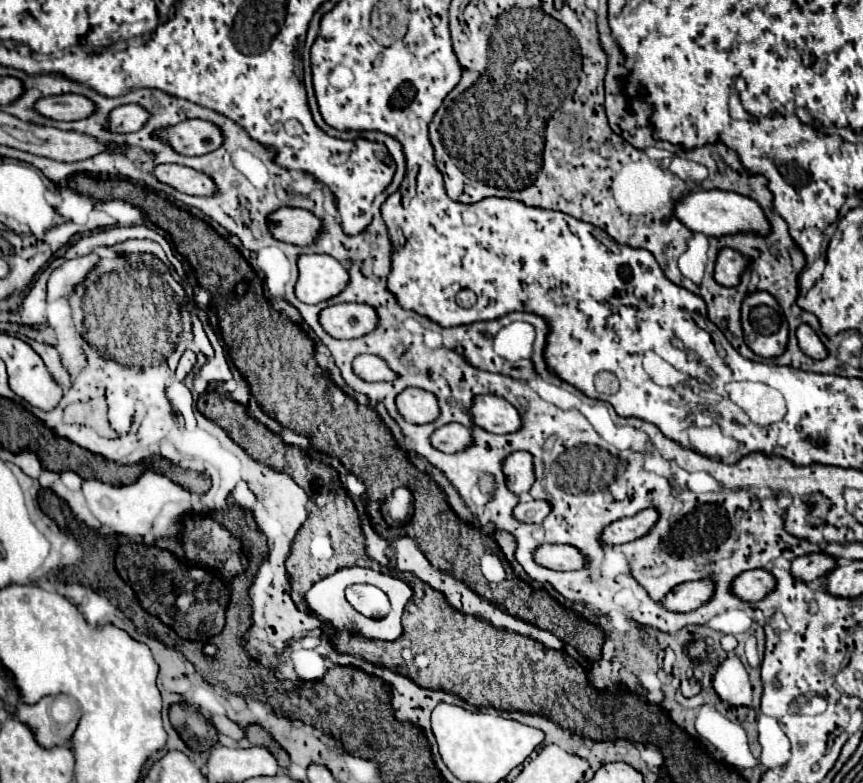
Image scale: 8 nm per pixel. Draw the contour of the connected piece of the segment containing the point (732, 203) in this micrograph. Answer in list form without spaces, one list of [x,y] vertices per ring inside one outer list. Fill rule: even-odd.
[[[690,191],[688,195],[680,197],[674,205],[674,217],[686,225],[690,231],[698,231],[704,235],[720,237],[726,233],[738,233],[738,231],[754,231],[754,233],[766,233],[770,229],[760,205],[752,201],[750,197],[730,193],[730,191]]]

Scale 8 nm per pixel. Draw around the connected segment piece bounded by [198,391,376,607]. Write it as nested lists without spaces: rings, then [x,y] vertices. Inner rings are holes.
[[[208,391],[198,399],[198,409],[202,415],[212,419],[214,423],[222,425],[230,433],[232,427],[232,439],[242,445],[250,457],[262,461],[264,465],[270,465],[272,469],[278,469],[282,473],[288,473],[310,497],[314,497],[314,509],[302,529],[296,533],[292,541],[292,551],[286,561],[286,569],[290,573],[292,581],[292,599],[296,605],[302,605],[302,597],[306,591],[320,579],[336,573],[342,567],[354,567],[354,565],[364,565],[364,567],[374,567],[376,561],[366,555],[366,539],[360,529],[360,517],[356,511],[354,501],[346,495],[344,485],[340,483],[338,471],[330,465],[320,463],[318,459],[308,457],[300,447],[286,445],[280,435],[272,433],[266,425],[250,417],[244,405],[232,401],[226,395],[220,395],[216,391]],[[320,545],[320,551],[318,551]]]

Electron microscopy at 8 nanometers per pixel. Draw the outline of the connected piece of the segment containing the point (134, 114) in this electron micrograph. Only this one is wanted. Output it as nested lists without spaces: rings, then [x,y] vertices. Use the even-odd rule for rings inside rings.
[[[122,105],[110,113],[110,129],[118,133],[132,133],[140,131],[146,121],[150,119],[150,111],[142,105]]]

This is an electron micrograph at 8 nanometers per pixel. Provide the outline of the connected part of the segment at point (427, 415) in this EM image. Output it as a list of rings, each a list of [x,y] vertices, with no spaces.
[[[408,387],[398,395],[398,411],[402,413],[402,417],[410,423],[432,423],[438,419],[440,415],[440,405],[434,393],[424,391],[424,389],[416,389],[416,387]]]

